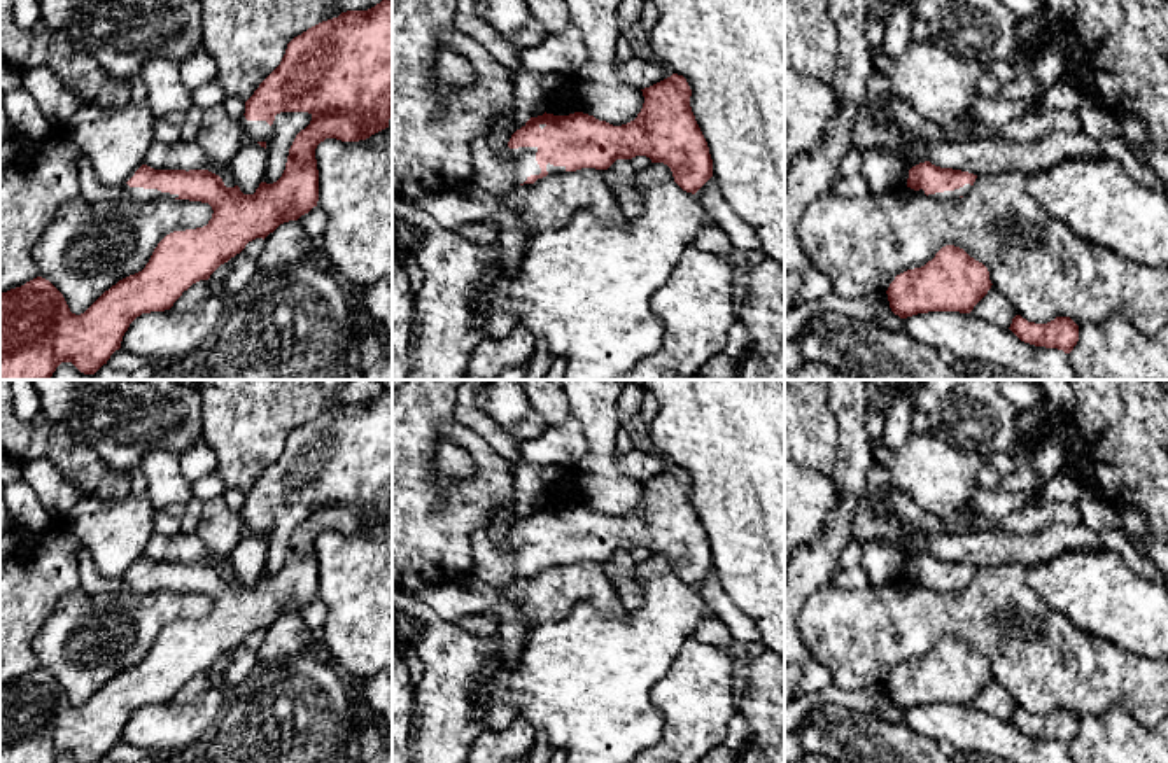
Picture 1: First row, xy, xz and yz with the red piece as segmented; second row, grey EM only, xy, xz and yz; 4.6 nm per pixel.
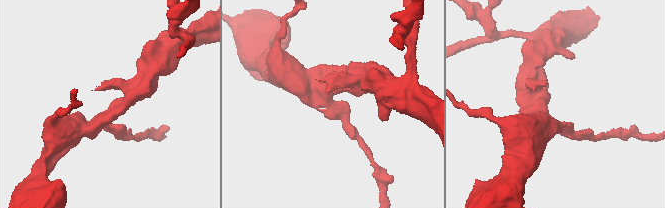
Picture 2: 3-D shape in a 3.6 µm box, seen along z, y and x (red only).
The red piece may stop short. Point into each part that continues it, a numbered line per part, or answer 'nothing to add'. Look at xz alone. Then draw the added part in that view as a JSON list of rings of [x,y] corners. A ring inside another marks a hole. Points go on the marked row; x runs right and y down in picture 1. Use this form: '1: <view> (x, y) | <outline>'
1: xz (496, 175) | [[[478,136],[471,144],[473,172],[466,184],[475,186],[494,200],[501,200],[531,175],[541,173],[536,152],[538,147],[518,147],[497,154],[485,136]]]

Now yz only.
1: yz (948, 195) | [[[965,184],[960,189],[935,192],[935,194],[928,194],[928,196],[933,198],[933,200],[939,200],[939,201],[947,201],[947,200],[958,200],[960,196],[965,196],[970,189],[972,189],[972,186],[970,184]]]

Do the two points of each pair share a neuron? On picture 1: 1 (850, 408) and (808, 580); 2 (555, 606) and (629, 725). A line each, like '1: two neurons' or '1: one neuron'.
1: one neuron
2: two neurons

